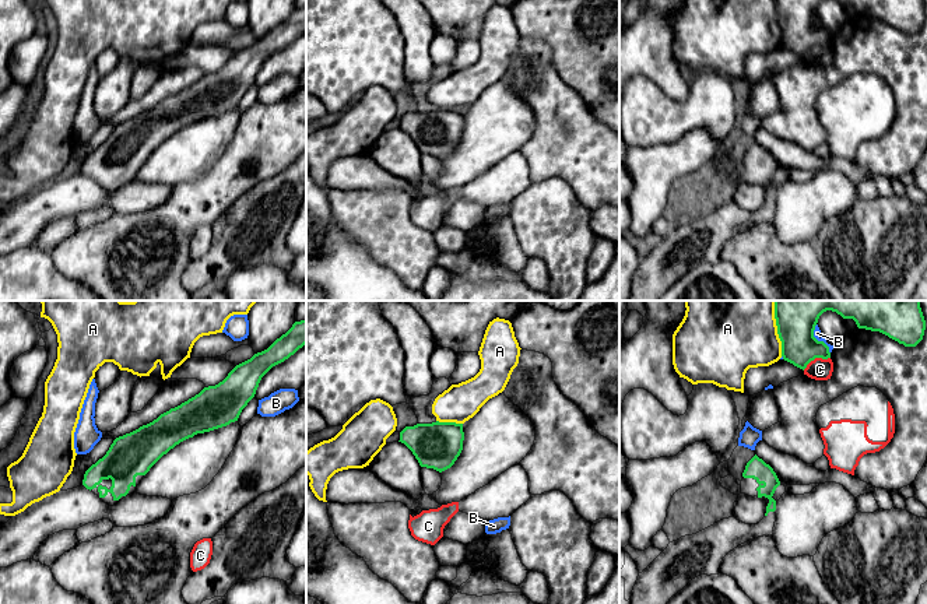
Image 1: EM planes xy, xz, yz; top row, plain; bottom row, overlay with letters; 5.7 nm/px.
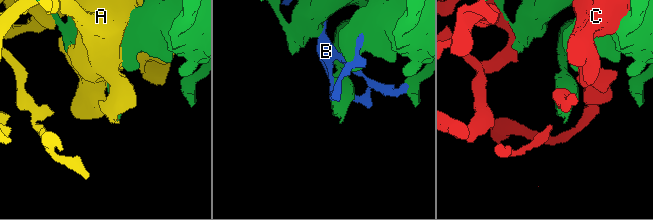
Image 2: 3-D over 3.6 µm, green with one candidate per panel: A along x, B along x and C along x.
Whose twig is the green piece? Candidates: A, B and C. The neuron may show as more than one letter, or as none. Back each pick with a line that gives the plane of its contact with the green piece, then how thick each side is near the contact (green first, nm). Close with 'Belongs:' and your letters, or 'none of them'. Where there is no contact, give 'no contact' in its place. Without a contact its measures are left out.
Belongs: none of them

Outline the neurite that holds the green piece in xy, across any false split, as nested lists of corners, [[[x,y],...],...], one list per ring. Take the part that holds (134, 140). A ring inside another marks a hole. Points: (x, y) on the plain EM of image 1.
[[[306,6],[295,8],[267,36],[236,52],[218,71],[204,74],[152,109],[116,124],[106,141],[85,158],[82,172],[109,193],[116,192],[136,179],[150,155],[176,131],[238,108],[261,64],[305,31]]]

